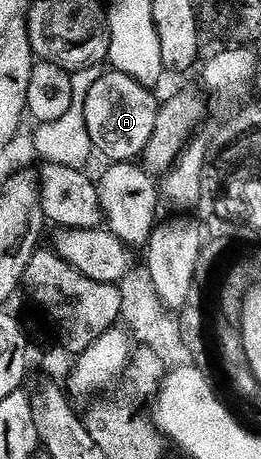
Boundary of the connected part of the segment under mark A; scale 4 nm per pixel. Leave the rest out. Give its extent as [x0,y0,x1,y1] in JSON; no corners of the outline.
[85,69,160,161]

